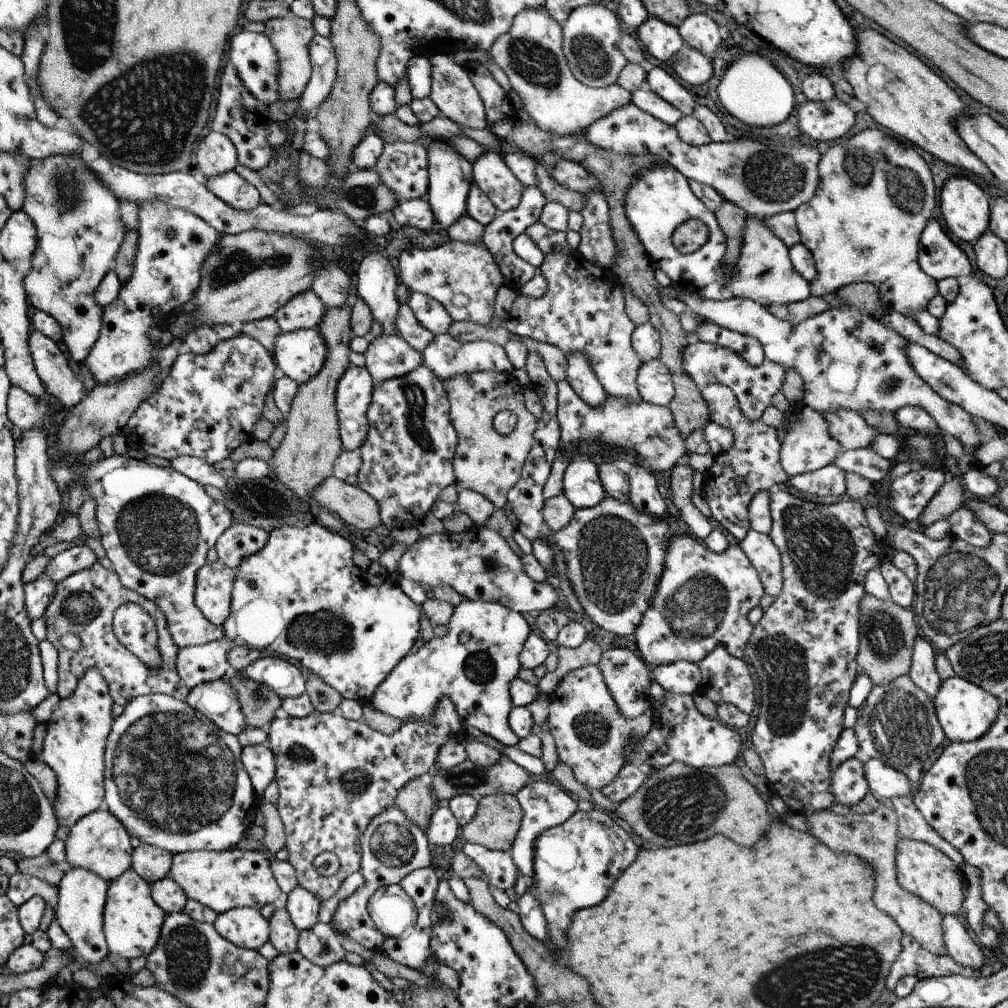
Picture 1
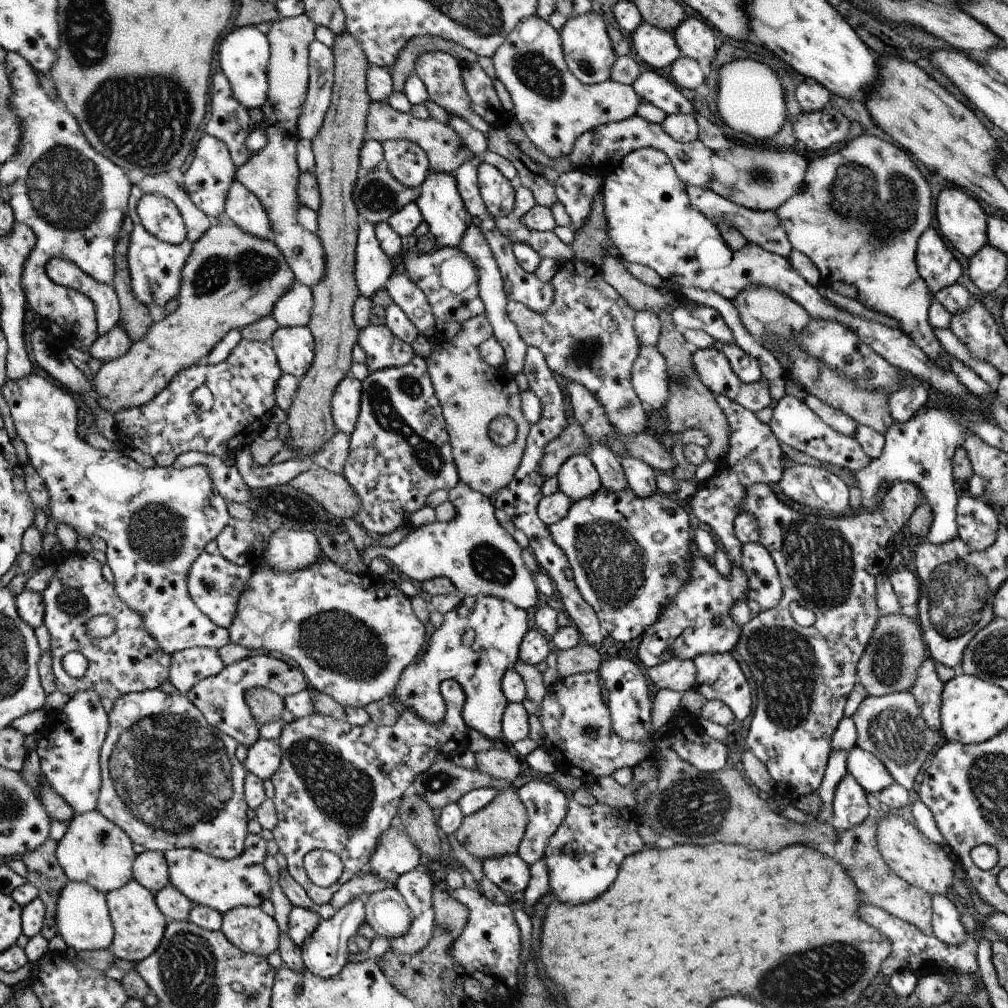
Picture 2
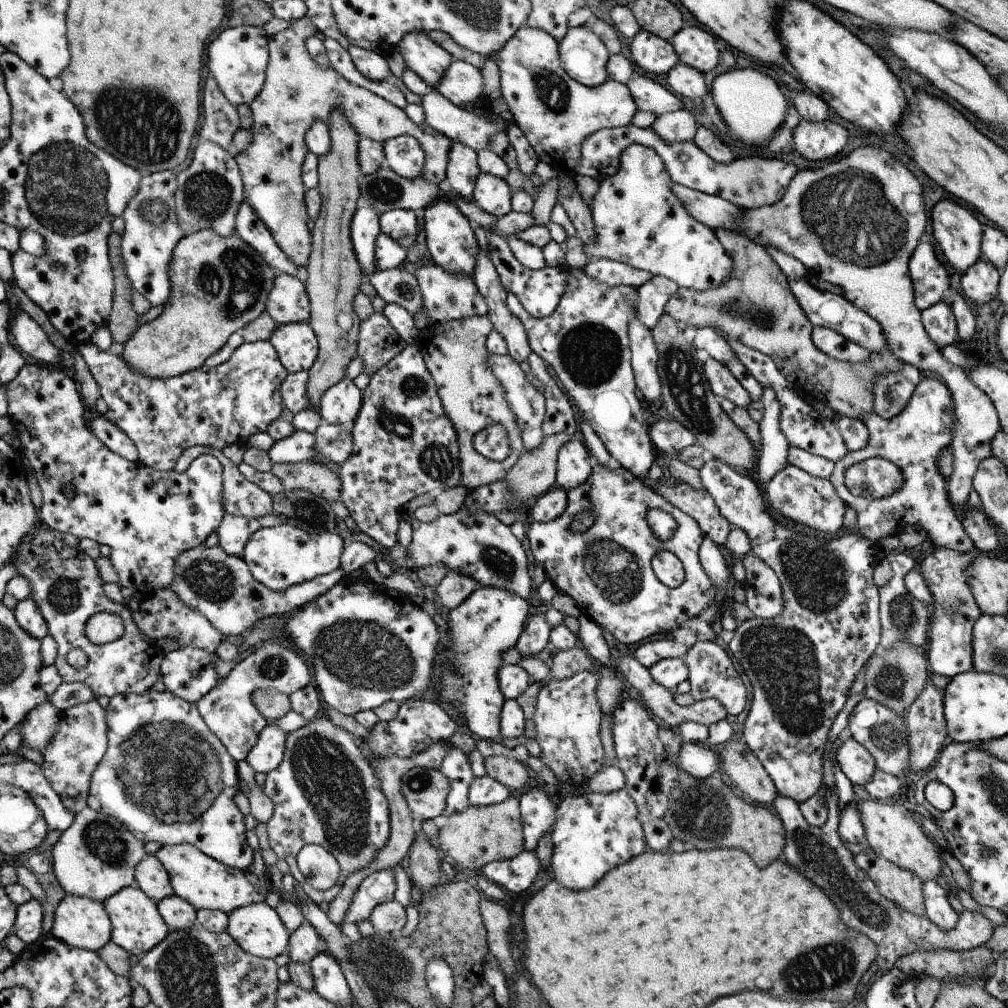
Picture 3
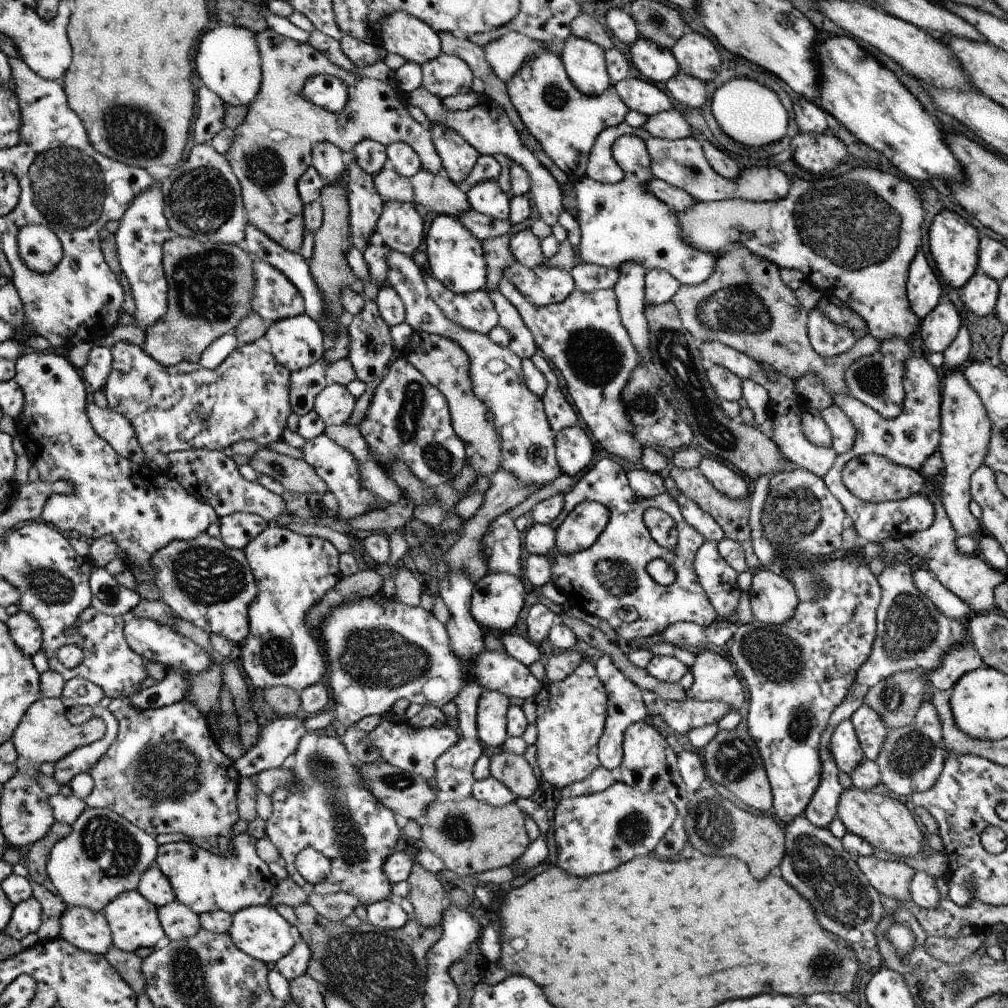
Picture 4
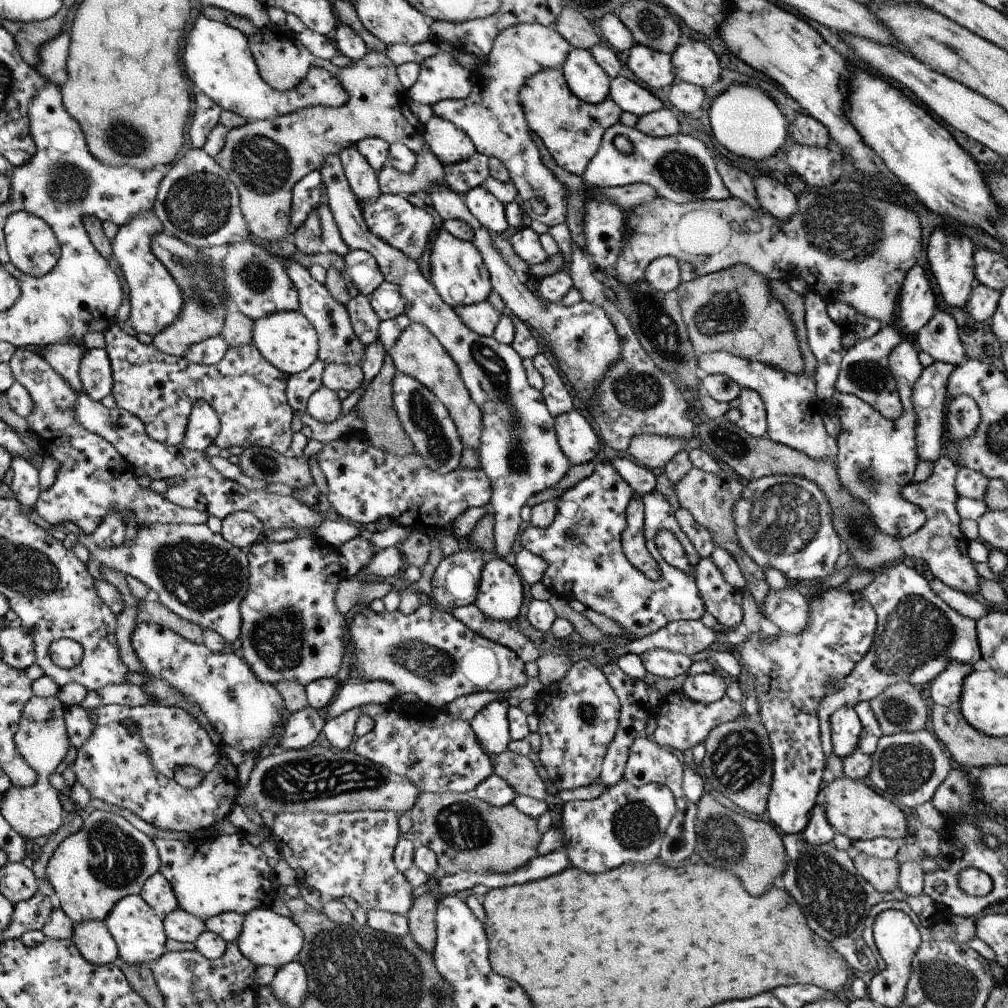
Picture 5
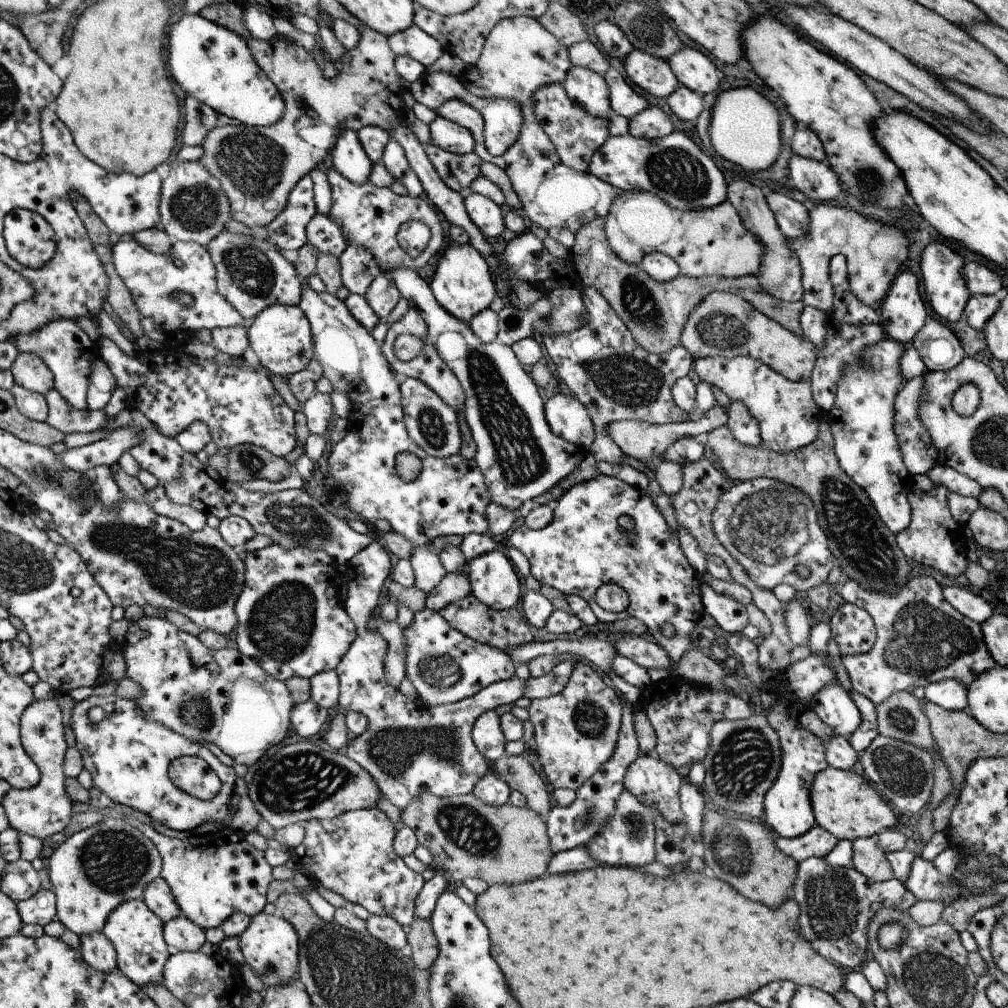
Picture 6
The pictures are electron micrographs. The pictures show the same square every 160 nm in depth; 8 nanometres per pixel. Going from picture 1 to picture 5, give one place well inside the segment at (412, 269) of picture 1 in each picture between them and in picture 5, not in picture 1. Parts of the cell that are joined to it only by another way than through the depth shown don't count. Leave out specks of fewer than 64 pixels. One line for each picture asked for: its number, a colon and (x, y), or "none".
2: (452, 286)
3: (446, 297)
4: (476, 311)
5: (483, 318)

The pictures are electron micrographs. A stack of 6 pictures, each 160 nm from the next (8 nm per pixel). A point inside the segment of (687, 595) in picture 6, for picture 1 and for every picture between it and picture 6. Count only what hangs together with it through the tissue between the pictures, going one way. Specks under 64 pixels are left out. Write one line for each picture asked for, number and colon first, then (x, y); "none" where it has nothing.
1: (615, 554)
2: (620, 547)
3: (606, 569)
4: (609, 579)
5: (582, 547)

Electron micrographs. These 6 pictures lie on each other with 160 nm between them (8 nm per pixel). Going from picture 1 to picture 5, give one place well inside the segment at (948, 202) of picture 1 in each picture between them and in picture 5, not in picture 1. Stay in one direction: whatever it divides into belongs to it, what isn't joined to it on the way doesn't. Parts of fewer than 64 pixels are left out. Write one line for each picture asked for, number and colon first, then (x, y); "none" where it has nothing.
2: (962, 221)
3: (958, 233)
4: (954, 244)
5: (950, 256)

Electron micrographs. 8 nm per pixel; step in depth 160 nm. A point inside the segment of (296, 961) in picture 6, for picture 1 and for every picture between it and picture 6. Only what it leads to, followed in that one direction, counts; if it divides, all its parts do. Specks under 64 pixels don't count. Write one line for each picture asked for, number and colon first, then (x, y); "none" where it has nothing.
1: (244, 926)
2: (253, 931)
3: (256, 927)
4: (260, 931)
5: (268, 938)

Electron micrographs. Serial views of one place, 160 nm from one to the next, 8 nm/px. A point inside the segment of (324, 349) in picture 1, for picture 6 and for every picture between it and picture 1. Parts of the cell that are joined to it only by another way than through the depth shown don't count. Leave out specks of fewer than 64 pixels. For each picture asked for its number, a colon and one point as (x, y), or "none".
2: (295, 348)
3: (296, 343)
4: (297, 342)
5: (288, 340)
6: (282, 338)

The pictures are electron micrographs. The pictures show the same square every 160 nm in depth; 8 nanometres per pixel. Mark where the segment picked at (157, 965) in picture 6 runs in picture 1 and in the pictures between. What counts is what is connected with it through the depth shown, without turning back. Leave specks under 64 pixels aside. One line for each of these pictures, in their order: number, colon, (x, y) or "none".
1: (133, 922)
2: (139, 925)
3: (138, 927)
4: (132, 918)
5: (139, 933)

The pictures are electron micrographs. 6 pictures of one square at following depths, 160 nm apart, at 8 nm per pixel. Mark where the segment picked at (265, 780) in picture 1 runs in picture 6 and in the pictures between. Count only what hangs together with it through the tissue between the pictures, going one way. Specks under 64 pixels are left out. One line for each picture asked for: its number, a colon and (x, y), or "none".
2: (263, 759)
3: (267, 754)
4: (279, 738)
5: (301, 728)
6: (308, 718)

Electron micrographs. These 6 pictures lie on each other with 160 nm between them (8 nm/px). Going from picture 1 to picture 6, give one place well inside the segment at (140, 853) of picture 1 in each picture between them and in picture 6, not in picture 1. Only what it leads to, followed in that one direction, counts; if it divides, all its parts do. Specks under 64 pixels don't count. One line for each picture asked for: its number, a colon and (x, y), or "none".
2: (150, 869)
3: (152, 877)
4: (154, 885)
5: (157, 892)
6: (158, 895)

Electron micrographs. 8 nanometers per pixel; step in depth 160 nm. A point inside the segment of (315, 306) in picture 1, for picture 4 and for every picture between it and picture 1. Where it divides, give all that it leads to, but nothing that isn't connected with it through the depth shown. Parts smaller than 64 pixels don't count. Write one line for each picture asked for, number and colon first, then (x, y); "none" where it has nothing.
2: (295, 309)
3: (288, 303)
4: (276, 297)

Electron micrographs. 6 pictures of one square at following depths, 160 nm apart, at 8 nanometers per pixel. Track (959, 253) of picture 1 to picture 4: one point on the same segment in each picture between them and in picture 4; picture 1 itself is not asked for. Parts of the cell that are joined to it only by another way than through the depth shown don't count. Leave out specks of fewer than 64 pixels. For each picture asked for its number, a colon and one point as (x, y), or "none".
2: (936, 264)
3: (930, 278)
4: (924, 289)

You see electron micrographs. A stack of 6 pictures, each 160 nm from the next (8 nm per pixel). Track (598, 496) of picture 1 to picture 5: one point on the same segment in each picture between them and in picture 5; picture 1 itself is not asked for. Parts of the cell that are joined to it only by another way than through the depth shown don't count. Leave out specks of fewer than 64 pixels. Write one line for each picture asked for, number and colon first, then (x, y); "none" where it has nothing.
2: (578, 476)
3: (573, 461)
4: (574, 450)
5: (577, 438)

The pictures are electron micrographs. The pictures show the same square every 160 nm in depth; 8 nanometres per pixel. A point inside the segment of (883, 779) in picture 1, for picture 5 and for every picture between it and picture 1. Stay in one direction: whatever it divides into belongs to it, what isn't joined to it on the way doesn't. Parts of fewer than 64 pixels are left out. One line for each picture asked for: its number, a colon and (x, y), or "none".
2: (869, 772)
3: (856, 762)
4: (847, 751)
5: (845, 725)

